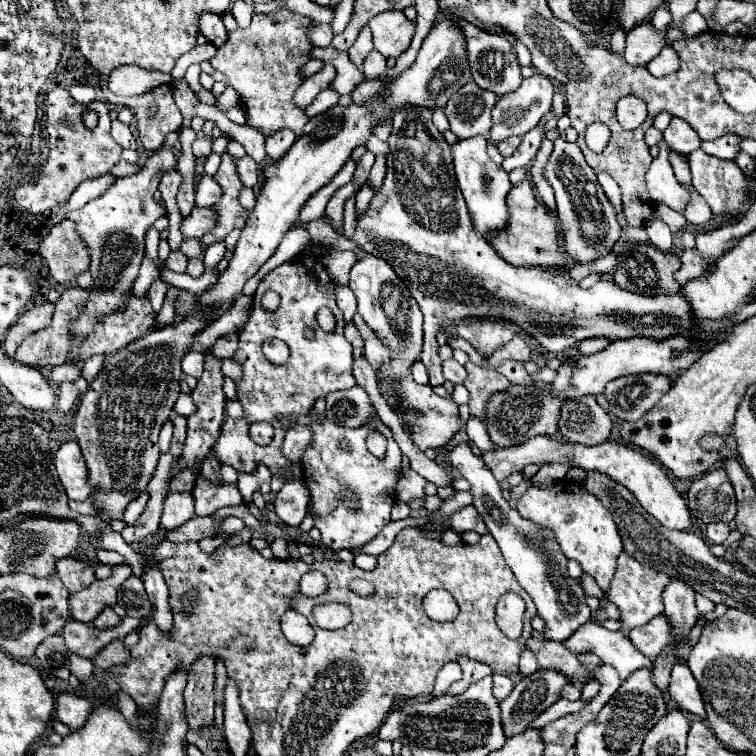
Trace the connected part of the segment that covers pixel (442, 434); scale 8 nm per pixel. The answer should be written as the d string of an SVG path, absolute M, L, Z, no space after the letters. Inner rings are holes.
M411 376L401 380L401 412L405 424L411 426L411 440L419 450L427 450L433 446L445 446L457 432L465 430L465 422L461 422L459 406L453 398L441 398L433 392L431 386L419 386Z

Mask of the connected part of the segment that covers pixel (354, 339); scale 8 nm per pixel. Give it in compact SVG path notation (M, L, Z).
M347 322L345 324L345 338L353 344L353 348L363 348L363 338L361 338L361 334L359 334L359 330L355 328L355 324L353 322Z

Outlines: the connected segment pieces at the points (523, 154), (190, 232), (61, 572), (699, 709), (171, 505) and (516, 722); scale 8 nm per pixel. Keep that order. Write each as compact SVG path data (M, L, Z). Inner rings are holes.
M537 126L537 128L533 128L527 132L523 136L523 140L521 140L515 156L509 156L509 158L503 160L503 168L507 172L511 172L513 168L525 168L527 164L531 164L531 160L535 158L535 152L537 152L543 136L545 136L543 126Z
M193 208L181 222L183 238L201 238L215 226L215 212L211 208Z
M73 556L61 558L55 564L55 572L57 572L57 576L61 576L61 580L69 592L79 592L95 580L93 564L73 558Z
M675 664L673 672L671 672L671 688L669 688L669 696L673 702L677 702L677 706L685 712L691 712L699 718L705 718L705 706L701 700L701 692L699 686L689 670L687 664Z
M169 492L163 506L161 516L161 528L163 530L175 530L177 526L185 524L189 518L193 518L193 496L183 492Z
M539 668L535 676L525 676L513 688L513 692L509 694L509 698L499 704L501 712L503 712L503 730L505 730L505 736L509 738L513 734L519 734L519 732L527 730L527 724L531 720L535 720L535 716L539 716L539 712L547 710L551 704L555 704L561 698L561 690L563 690L563 686L567 682L569 682L569 676L563 674L561 670L555 670L555 668Z

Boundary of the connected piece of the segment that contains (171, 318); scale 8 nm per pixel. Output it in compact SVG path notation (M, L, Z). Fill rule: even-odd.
M169 286L169 292L167 292L167 298L165 298L165 304L161 308L161 312L157 314L155 318L155 328L165 328L165 326L171 326L175 324L175 296L177 296L177 288Z

